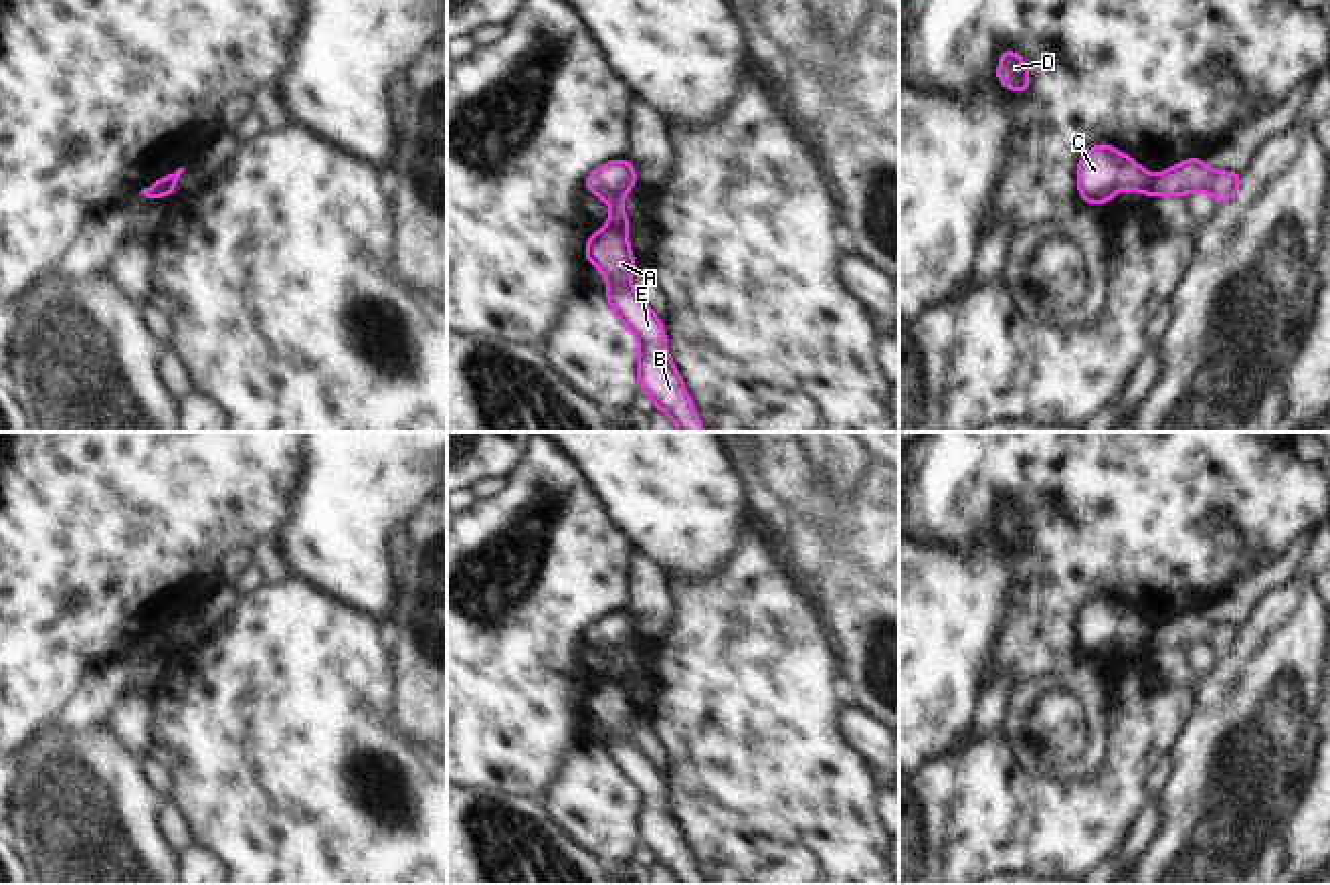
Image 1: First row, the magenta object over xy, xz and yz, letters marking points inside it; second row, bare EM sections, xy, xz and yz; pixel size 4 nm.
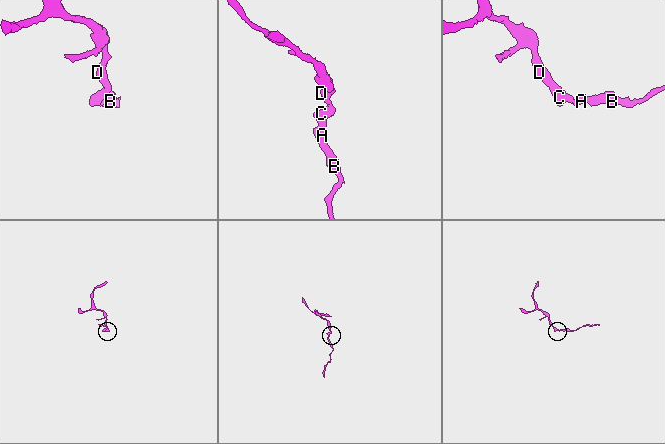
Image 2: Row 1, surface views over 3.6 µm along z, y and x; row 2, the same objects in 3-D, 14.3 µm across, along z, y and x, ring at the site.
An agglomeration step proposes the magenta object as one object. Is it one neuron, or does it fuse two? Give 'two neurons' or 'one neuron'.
two neurons

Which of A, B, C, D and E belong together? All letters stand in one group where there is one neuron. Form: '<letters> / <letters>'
A B E / C D

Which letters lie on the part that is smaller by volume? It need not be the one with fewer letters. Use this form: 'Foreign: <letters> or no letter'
Foreign: A, B, E

